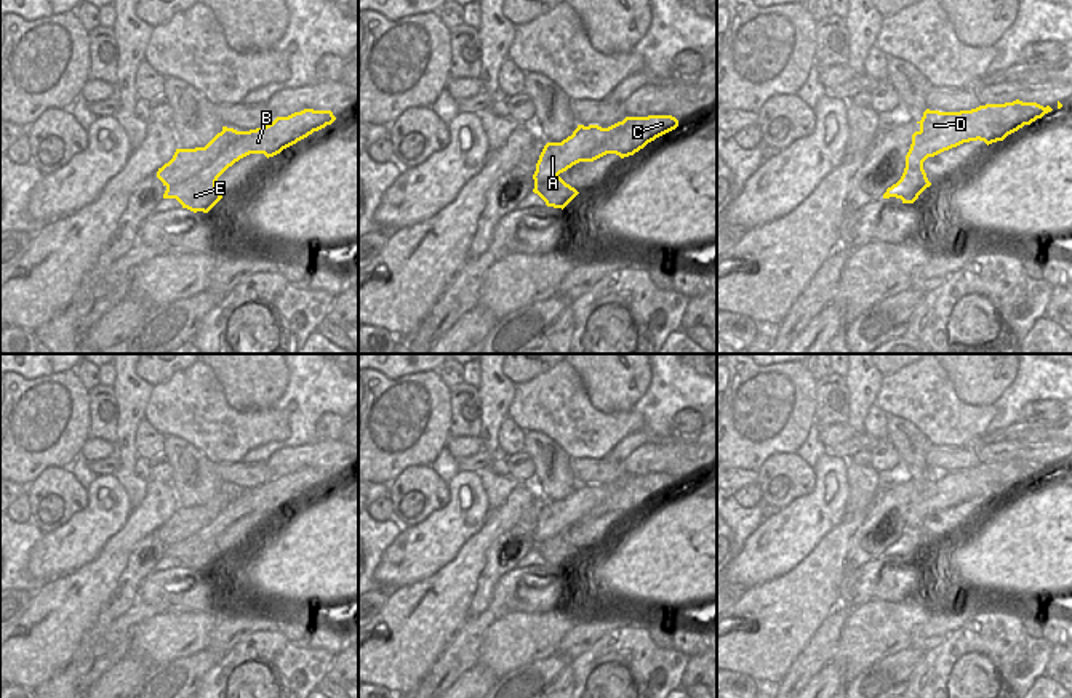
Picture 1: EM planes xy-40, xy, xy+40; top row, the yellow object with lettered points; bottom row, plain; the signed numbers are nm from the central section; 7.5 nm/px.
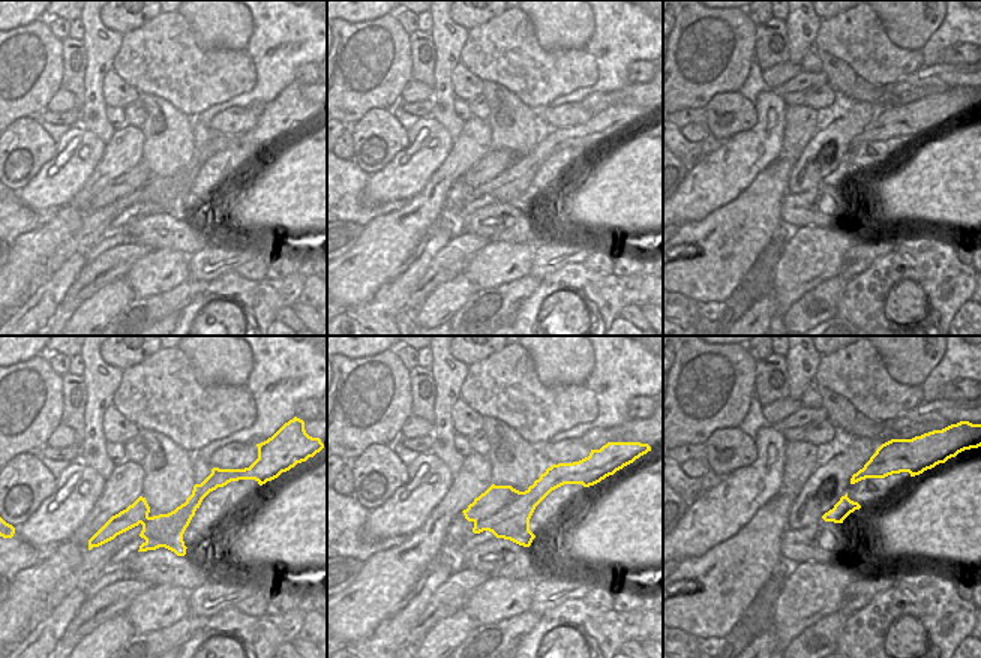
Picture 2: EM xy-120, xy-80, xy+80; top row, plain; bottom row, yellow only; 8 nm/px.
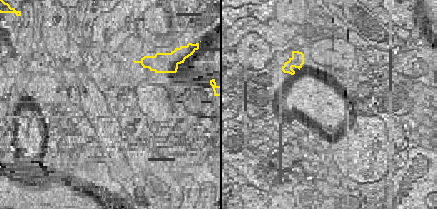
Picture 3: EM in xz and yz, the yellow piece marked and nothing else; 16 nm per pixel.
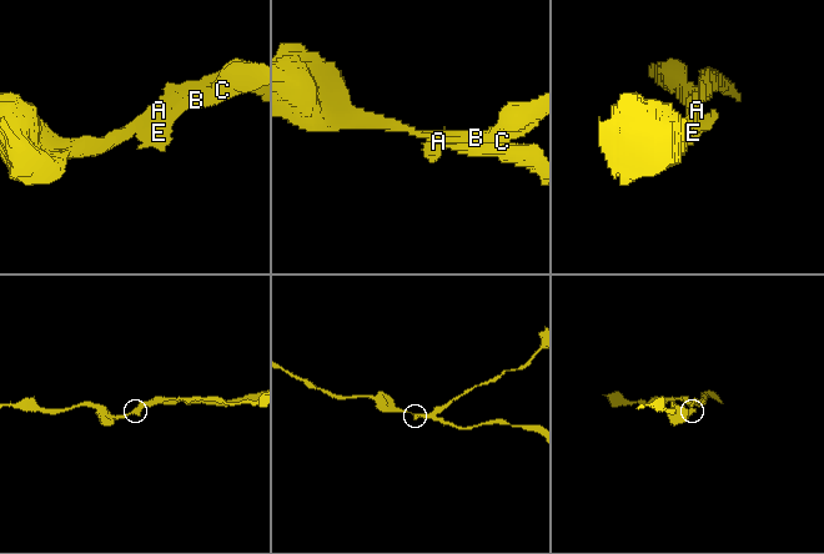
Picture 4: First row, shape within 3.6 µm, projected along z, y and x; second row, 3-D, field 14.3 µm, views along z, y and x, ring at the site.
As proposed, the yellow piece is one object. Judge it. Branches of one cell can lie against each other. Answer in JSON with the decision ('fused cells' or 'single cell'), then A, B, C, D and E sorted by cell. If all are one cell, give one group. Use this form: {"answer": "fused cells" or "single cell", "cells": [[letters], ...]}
{"answer": "fused cells", "cells": [["A", "D"], ["B", "C", "E"]]}

